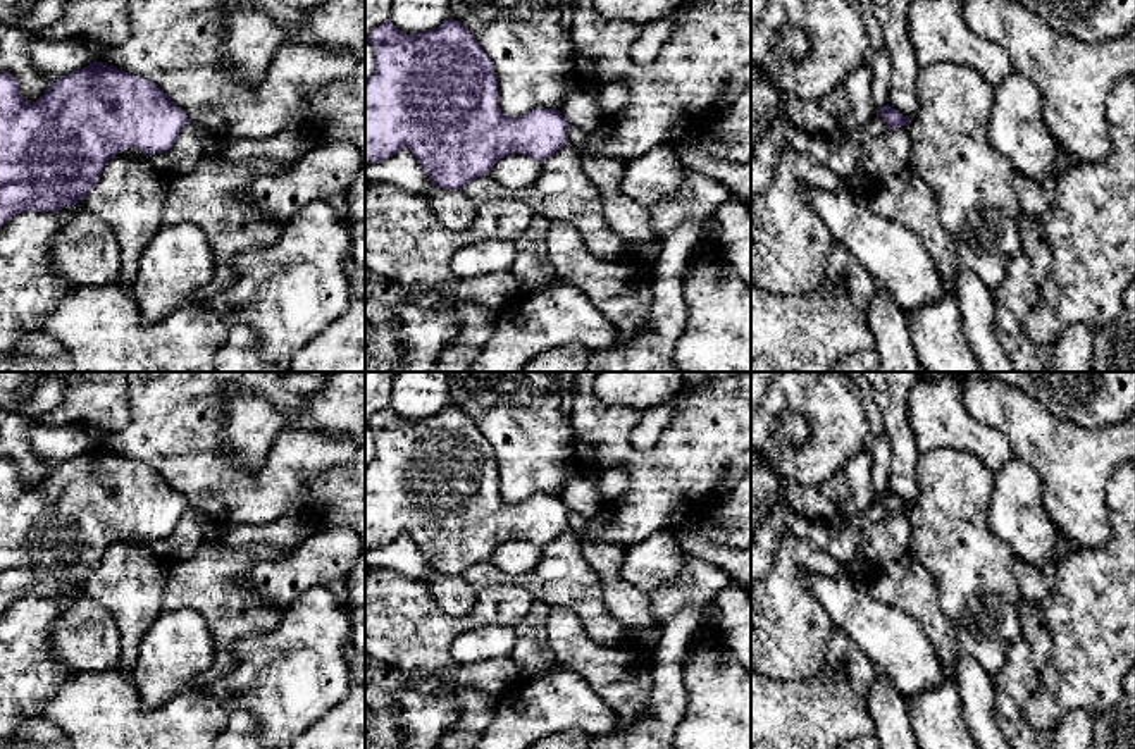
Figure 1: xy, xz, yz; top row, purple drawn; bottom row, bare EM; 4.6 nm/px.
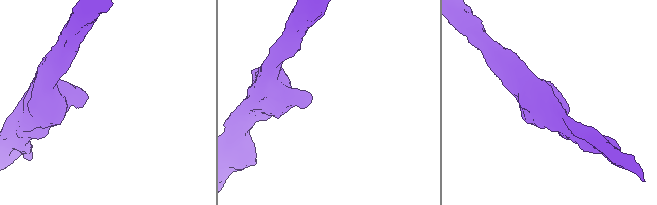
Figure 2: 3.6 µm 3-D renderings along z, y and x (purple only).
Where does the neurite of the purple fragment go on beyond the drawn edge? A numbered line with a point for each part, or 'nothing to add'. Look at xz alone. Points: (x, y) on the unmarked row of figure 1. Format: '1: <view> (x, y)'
nothing to add

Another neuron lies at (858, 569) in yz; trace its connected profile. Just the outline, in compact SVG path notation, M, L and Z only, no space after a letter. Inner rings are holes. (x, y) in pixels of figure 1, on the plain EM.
M859 551L851 561L840 565L840 570L842 575L851 580L866 580L877 566L878 565L865 551Z

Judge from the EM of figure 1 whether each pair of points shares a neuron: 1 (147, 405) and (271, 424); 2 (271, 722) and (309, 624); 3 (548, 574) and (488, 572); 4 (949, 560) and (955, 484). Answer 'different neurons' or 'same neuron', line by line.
1: different neurons
2: same neuron
3: same neuron
4: same neuron

